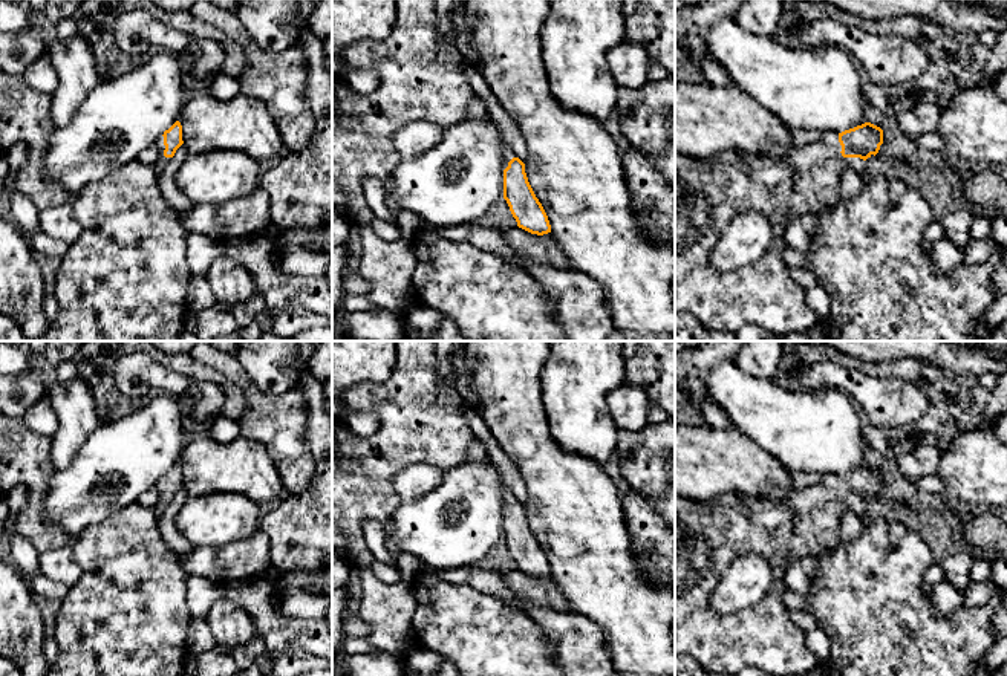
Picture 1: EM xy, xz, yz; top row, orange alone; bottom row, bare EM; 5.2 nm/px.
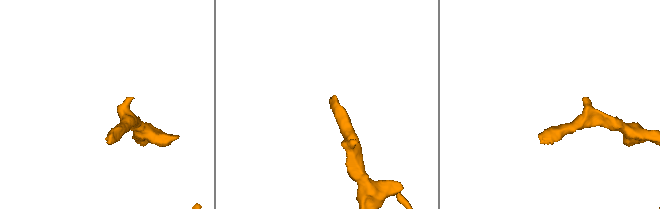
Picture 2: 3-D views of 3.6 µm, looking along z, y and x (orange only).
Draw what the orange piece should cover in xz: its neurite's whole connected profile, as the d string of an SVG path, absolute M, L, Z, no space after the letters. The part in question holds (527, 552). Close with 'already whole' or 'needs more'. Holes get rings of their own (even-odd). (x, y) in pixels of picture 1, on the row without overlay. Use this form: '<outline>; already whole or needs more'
M507 488L504 489L504 541L519 570L537 578L551 575L548 558L528 525L525 506Z; needs more

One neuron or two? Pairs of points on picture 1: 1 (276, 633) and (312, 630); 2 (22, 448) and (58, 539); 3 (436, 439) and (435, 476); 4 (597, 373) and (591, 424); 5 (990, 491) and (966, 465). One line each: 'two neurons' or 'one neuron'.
1: one neuron
2: one neuron
3: two neurons
4: one neuron
5: one neuron

